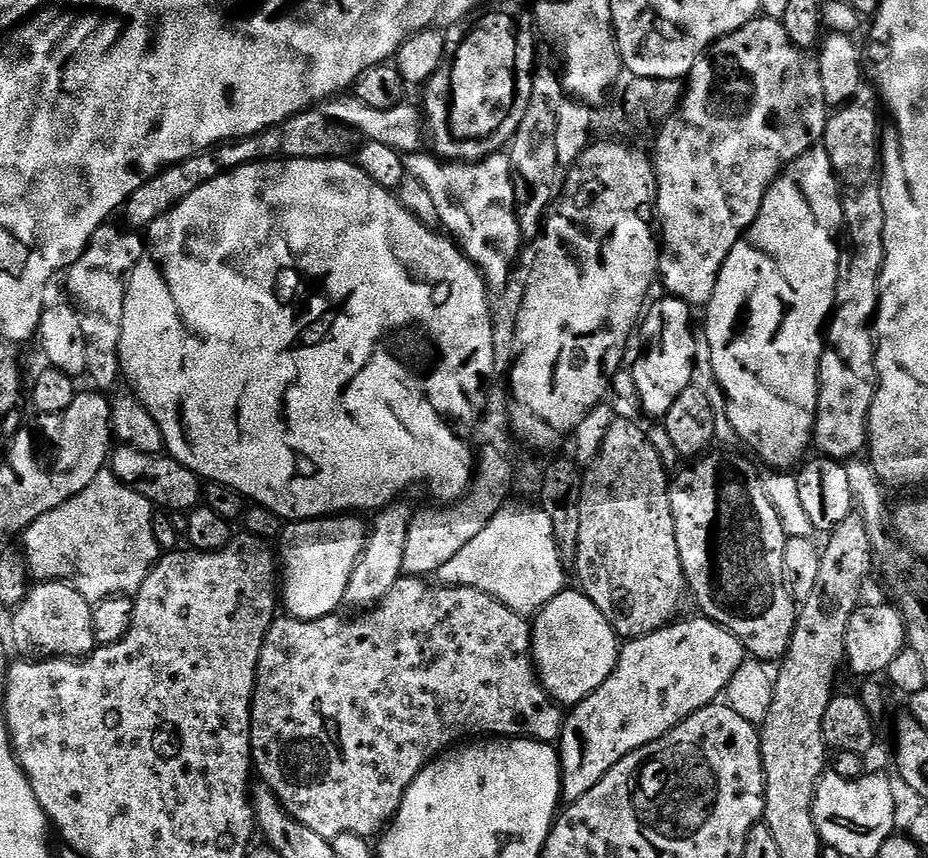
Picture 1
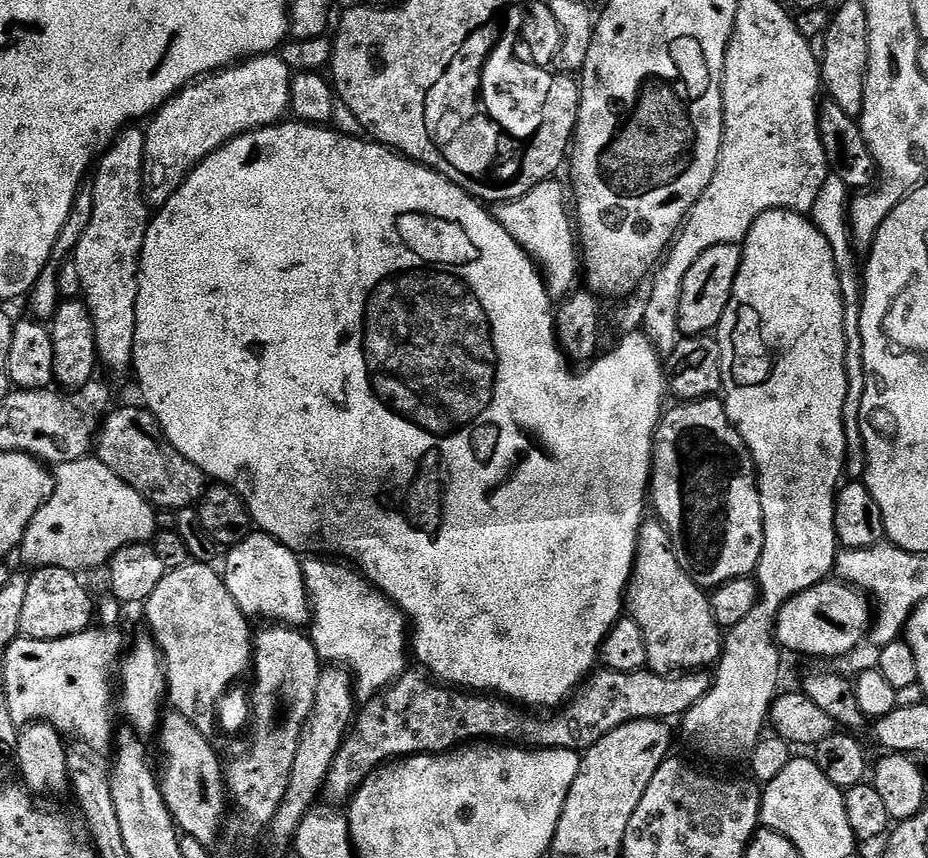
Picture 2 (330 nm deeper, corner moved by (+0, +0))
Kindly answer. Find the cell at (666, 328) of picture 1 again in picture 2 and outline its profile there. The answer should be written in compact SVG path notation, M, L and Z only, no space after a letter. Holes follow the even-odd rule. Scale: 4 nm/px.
M719 244L710 246L706 254L690 266L686 273L686 282L682 282L682 302L678 310L678 326L681 337L703 336L719 329L722 314L732 297L736 275L740 269L740 244Z

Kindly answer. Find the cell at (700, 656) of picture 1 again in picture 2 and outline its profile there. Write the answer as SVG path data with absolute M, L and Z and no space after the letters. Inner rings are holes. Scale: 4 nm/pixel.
M829 578L823 584L815 584L810 590L798 593L780 607L776 619L776 638L781 649L788 651L789 648L800 656L848 656L863 640L865 643L873 619L874 612L869 601L857 589Z

